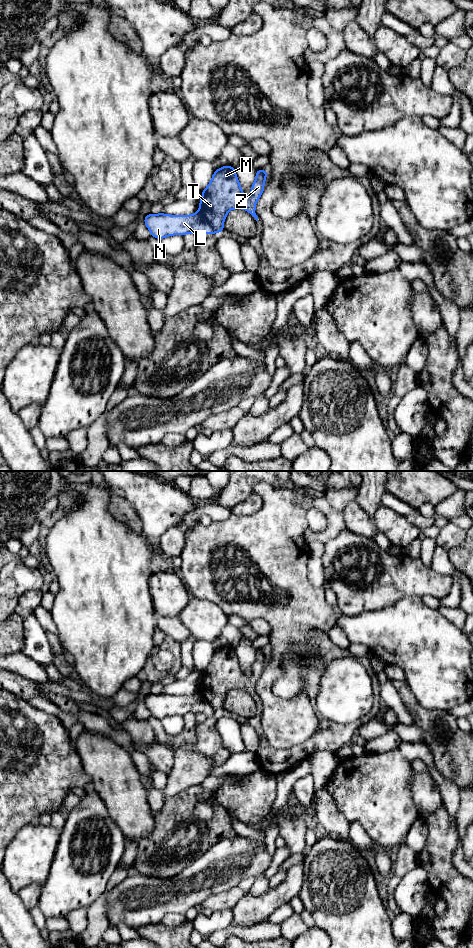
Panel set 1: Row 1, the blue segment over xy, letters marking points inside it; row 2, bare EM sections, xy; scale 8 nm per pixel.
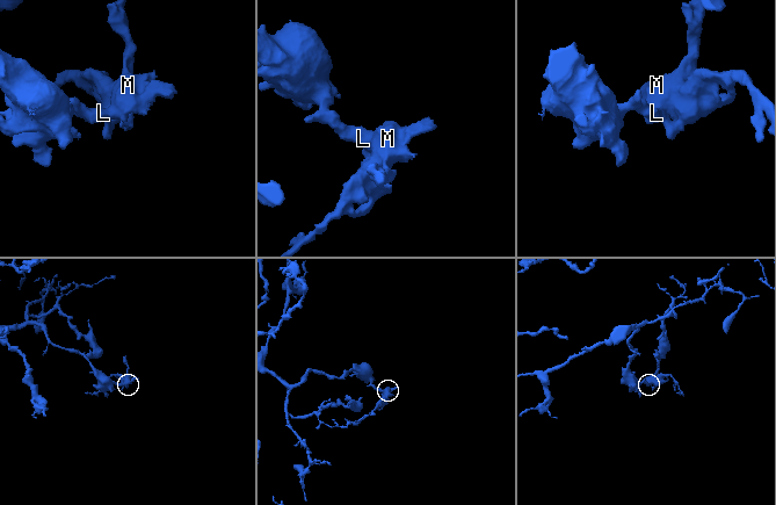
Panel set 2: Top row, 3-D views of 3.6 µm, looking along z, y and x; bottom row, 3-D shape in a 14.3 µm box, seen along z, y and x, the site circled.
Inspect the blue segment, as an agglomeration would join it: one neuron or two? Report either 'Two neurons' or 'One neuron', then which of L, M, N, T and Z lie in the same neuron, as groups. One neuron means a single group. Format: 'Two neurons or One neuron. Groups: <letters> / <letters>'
Two neurons. Groups: L N / M T Z

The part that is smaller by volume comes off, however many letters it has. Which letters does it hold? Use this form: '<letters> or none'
M, T, Z

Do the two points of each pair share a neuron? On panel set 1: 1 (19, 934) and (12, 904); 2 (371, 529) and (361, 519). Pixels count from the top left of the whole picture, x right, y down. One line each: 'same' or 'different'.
1: same
2: same

